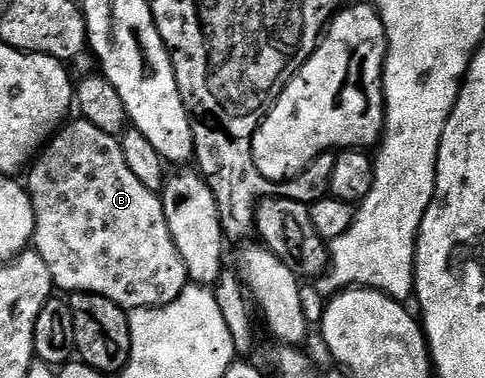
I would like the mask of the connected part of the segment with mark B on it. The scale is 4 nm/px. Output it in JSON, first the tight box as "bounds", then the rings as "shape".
{"bounds":[27,121,190,312],"shape":[[[70,121],[64,128],[58,130],[49,139],[36,161],[28,167],[29,182],[27,181],[27,189],[37,225],[37,231],[33,233],[32,245],[37,254],[43,256],[43,264],[47,264],[47,269],[51,272],[51,280],[58,291],[69,290],[68,292],[73,294],[98,294],[107,300],[111,300],[126,312],[139,308],[153,308],[171,304],[171,300],[175,300],[175,296],[179,296],[183,292],[183,288],[190,285],[190,281],[187,276],[187,268],[183,268],[183,260],[175,248],[175,240],[171,240],[171,232],[167,228],[167,216],[163,212],[163,204],[158,191],[148,190],[137,179],[135,172],[131,172],[131,168],[127,168],[127,159],[123,156],[123,148],[114,135],[103,132],[103,128],[95,128],[95,124],[90,122],[76,121]]]}

